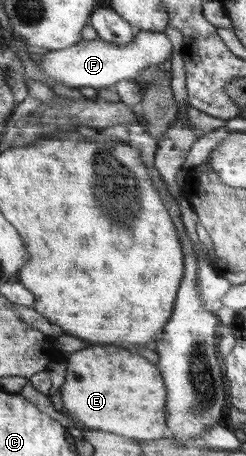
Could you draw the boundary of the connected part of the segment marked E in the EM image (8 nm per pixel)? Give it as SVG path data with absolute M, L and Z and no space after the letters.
M91 346L83 348L79 352L73 352L65 358L67 372L65 383L61 386L61 396L64 408L75 418L79 418L89 428L107 430L125 438L139 440L159 440L160 438L172 438L174 434L165 424L165 384L159 374L159 368L145 360L139 354L131 354L119 346Z

